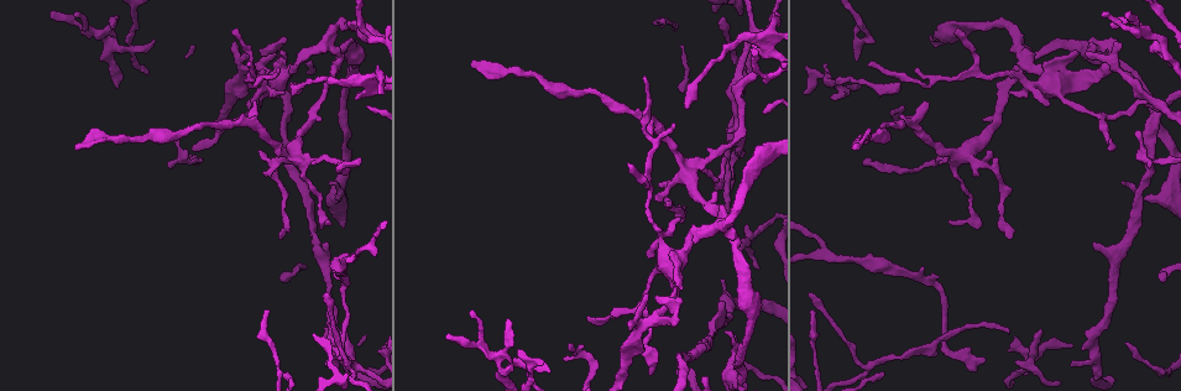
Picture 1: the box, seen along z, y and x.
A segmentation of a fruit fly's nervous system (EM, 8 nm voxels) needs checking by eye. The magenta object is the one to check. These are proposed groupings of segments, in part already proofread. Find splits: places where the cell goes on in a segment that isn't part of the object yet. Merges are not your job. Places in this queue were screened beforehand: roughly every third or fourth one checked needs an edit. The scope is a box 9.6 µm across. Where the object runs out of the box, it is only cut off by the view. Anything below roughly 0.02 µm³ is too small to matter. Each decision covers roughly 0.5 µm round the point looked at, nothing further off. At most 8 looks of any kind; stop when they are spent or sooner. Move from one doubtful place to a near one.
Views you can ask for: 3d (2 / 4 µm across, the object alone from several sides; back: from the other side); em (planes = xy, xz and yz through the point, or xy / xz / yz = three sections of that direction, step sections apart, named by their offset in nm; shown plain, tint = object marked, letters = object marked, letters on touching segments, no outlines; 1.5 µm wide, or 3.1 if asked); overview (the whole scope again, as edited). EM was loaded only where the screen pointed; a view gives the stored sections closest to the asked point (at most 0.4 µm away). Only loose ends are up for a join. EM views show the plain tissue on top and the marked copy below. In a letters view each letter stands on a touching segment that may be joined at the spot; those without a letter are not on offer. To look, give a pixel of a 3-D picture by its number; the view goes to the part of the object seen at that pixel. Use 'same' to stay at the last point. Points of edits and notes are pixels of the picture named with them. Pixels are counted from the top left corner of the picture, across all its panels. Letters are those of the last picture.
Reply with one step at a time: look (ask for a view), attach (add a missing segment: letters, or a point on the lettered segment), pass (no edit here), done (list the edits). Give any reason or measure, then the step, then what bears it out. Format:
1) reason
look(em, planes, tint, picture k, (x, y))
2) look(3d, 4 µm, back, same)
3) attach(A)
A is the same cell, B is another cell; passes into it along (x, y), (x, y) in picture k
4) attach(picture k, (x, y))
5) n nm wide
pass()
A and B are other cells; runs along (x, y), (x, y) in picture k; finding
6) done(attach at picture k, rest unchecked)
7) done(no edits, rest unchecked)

free end
look(3d, 4 µm, picture 1, (645, 76))

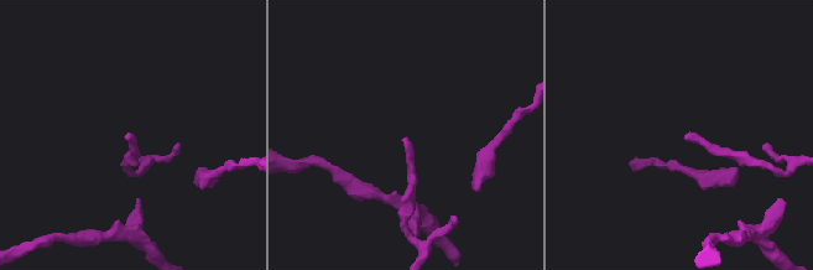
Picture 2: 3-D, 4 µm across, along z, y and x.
need the tissue
look(em, yz, step 4, letters, picture 2, (129, 140))

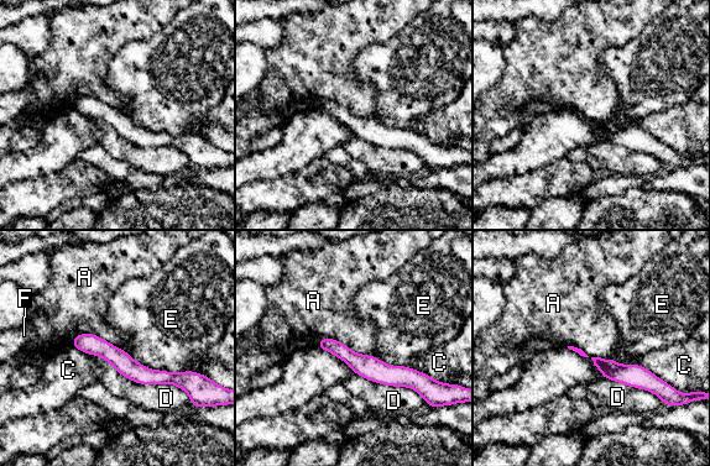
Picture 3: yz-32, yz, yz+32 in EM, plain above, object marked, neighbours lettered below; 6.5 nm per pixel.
D touches over 550 nm
pass()
A, C, D, E and F are other cells; border along (90, 354), (136, 382), (170, 383) in picture 3; none of them fits

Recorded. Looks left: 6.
an open end
look(3d, 4 µm, back, picture 1, (681, 288))

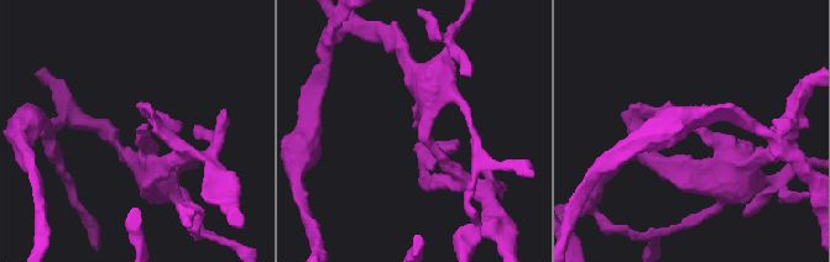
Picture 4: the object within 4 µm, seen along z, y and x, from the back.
look(em, planes, letters, picture 4, (137, 128))

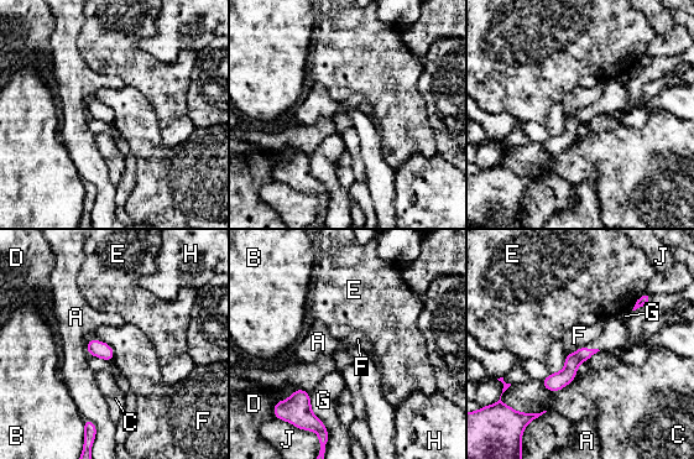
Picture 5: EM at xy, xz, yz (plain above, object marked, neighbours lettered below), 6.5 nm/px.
100 nm wide
pass()
A, B, C, D, E, F, G, H and J are other cells; no lettered segment goes on from it

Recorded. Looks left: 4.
an open end
look(em, planes, letters, picture 1, (331, 183))

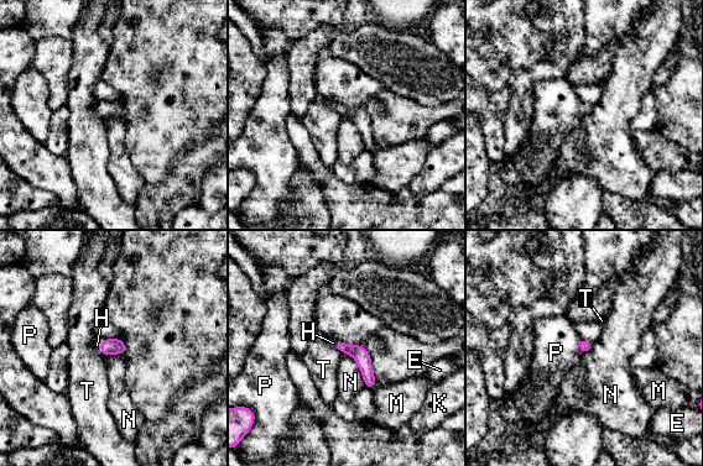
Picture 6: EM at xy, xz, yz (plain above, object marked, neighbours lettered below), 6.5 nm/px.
80 nm wide
attach(H)
H is the same cell, E, K, M, N, P and T are other cells; passes into it along (362, 356), (338, 345), (333, 343) in picture 6; the cell continues

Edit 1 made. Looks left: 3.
look(3d, 2 µm, picture 1, (1009, 333))

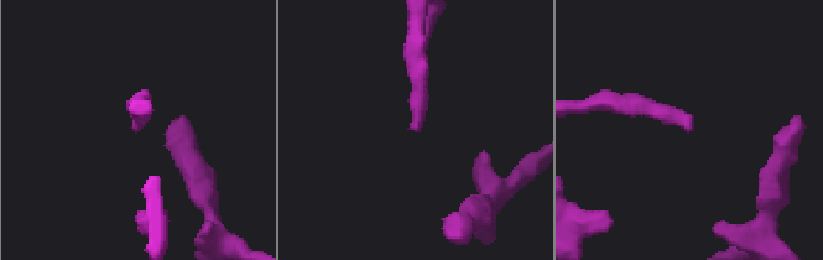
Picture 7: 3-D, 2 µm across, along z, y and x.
now the EM
look(em, planes, letters, picture 7, (137, 128))

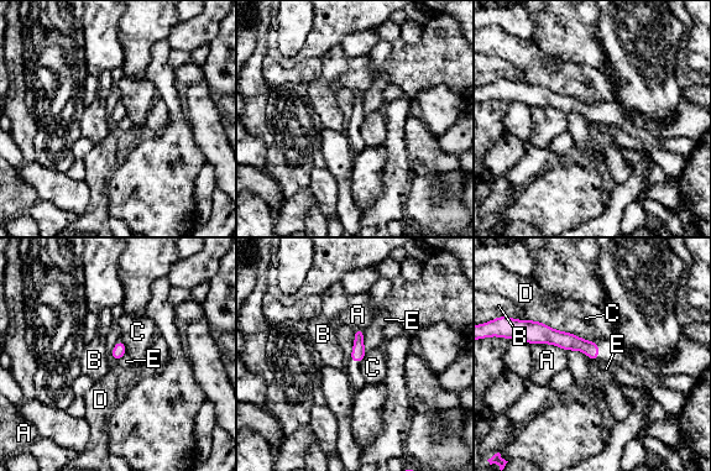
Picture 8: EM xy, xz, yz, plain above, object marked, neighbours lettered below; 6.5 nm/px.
90 nm wide
pass()
A, B, C, D and E are other cells; runs along (523, 330), (584, 345), (595, 356) in picture 8; no lettered segment goes on from it

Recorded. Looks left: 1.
done(attach at picture 6, rest unchecked)

